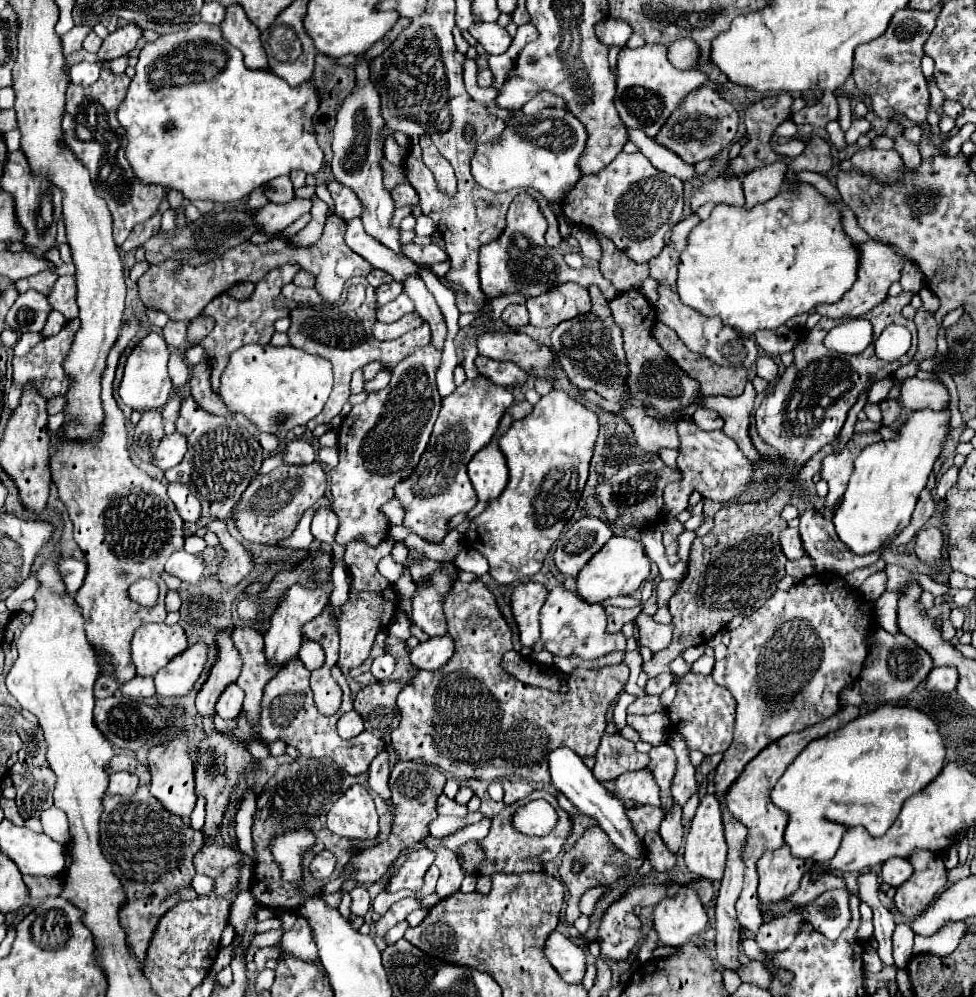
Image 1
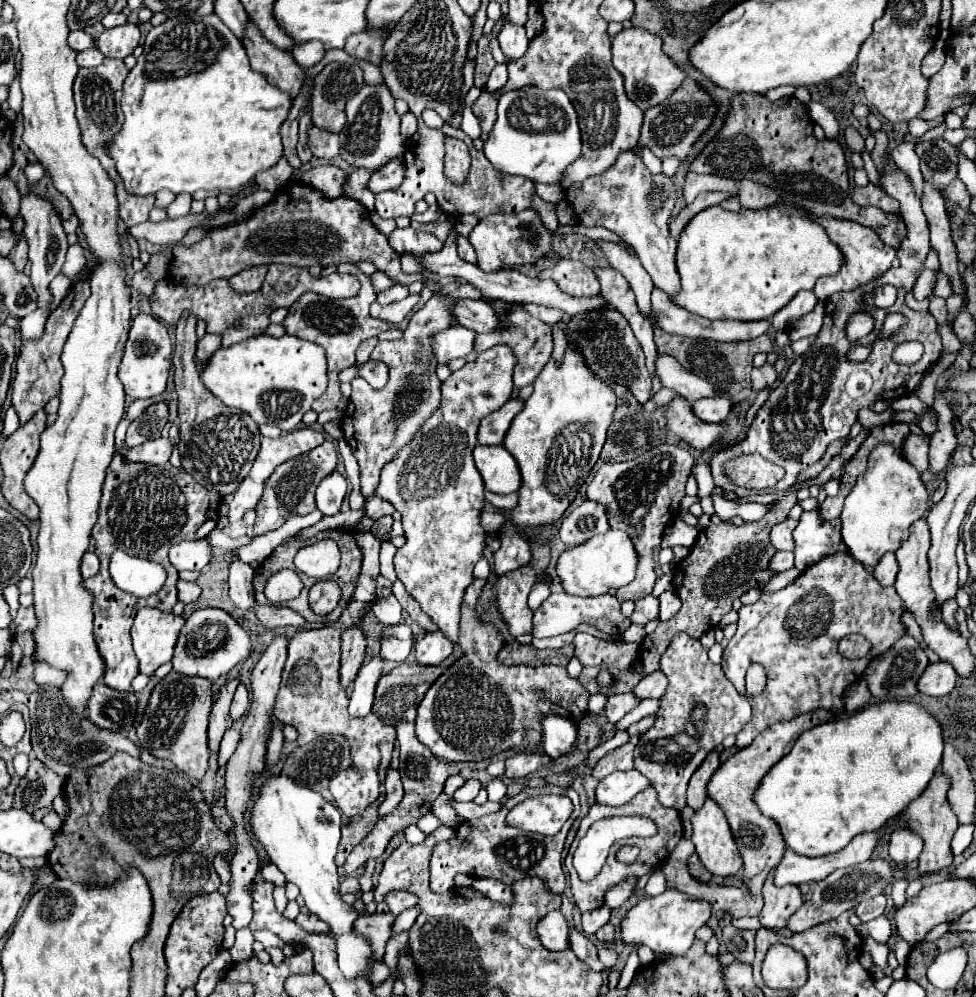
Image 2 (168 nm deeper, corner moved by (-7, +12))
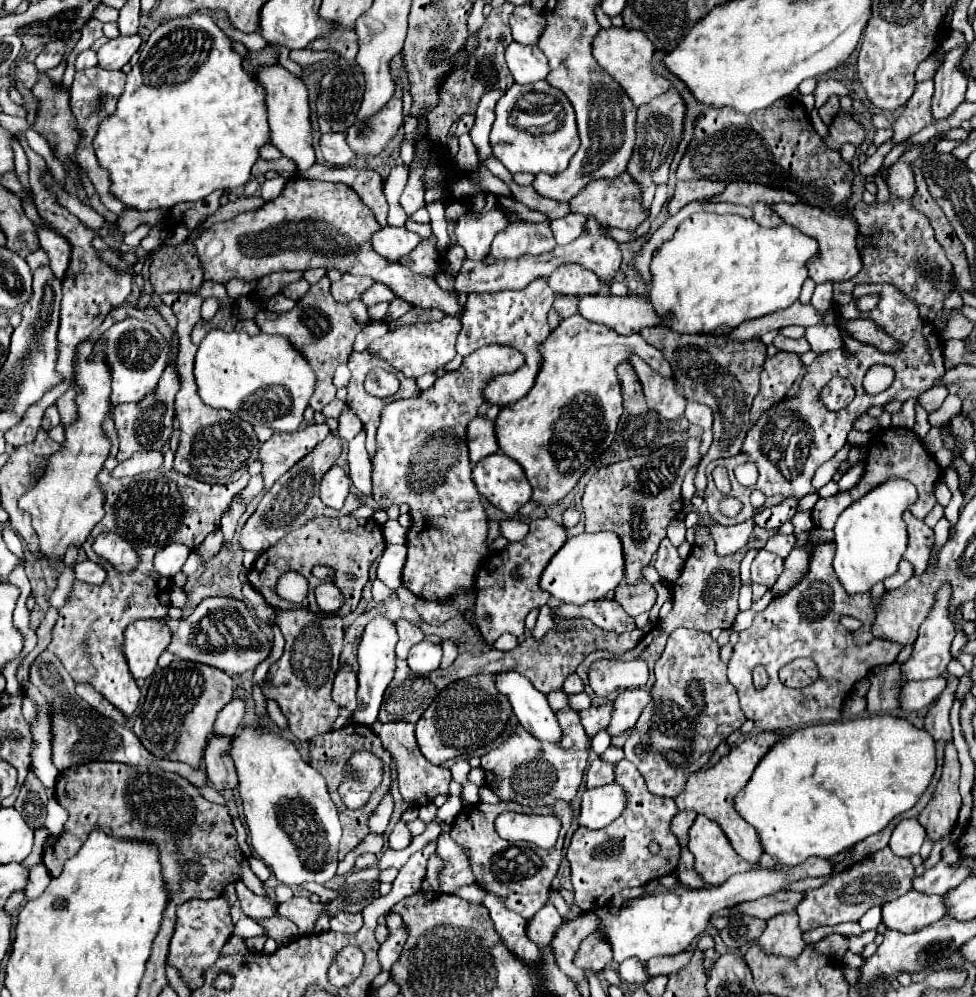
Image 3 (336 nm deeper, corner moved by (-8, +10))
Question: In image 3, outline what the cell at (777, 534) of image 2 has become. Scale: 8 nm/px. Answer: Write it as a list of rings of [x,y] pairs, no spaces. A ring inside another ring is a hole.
[[[777,533],[777,535],[773,535],[767,541],[765,549],[771,551],[771,553],[777,553],[779,557],[785,559],[789,555],[789,551],[793,549],[793,545],[795,545],[795,535],[781,535],[781,533]]]

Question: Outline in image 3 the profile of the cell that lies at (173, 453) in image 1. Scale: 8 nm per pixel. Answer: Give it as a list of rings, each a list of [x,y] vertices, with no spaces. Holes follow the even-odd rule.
[[[137,451],[131,459],[121,461],[115,469],[115,477],[133,477],[139,473],[147,473],[151,469],[159,469],[163,465],[163,453],[161,451]]]

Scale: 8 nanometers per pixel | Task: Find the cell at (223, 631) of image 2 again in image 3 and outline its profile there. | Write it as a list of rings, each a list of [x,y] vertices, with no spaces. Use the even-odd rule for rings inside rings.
[[[209,597],[203,599],[187,619],[169,619],[163,617],[173,631],[173,641],[167,647],[181,661],[195,661],[215,669],[225,671],[227,675],[239,675],[249,669],[255,669],[271,649],[271,643],[261,633],[255,623],[249,607],[243,601],[231,597]]]

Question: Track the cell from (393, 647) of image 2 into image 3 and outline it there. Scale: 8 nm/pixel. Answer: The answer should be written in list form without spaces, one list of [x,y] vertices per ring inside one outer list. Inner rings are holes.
[[[399,619],[399,621],[395,623],[395,627],[397,627],[397,633],[399,633],[399,643],[397,643],[395,653],[397,653],[399,659],[407,659],[409,649],[411,649],[415,643],[423,641],[423,639],[425,639],[425,633],[423,633],[417,625],[409,623],[407,619]]]

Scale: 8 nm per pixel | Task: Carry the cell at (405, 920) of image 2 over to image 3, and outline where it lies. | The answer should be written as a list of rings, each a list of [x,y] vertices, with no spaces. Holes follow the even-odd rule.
[[[389,913],[387,915],[387,929],[389,929],[389,935],[387,935],[387,939],[381,945],[378,953],[380,965],[381,961],[387,965],[393,965],[399,959],[403,945],[407,941],[407,929],[405,929],[405,921],[401,919],[401,915]]]

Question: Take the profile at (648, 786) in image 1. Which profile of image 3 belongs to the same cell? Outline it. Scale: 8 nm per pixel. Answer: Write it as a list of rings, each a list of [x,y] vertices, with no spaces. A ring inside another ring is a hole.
[[[619,783],[593,787],[583,793],[579,825],[589,829],[601,829],[613,823],[627,807],[625,789]]]

